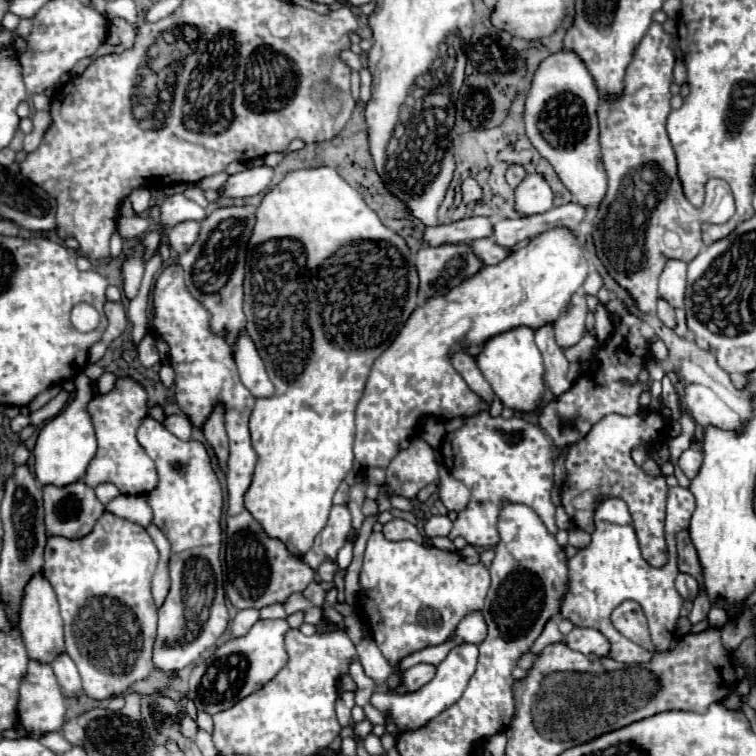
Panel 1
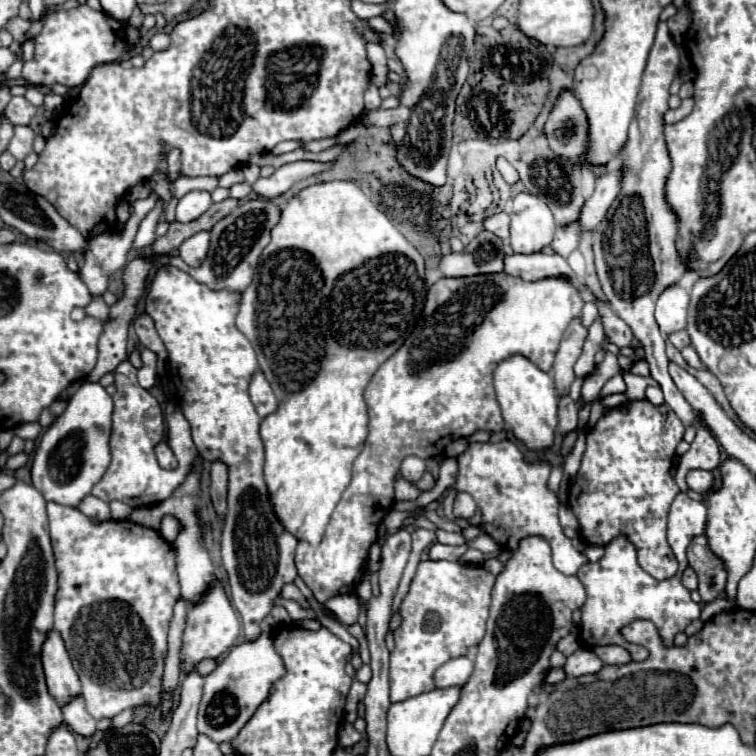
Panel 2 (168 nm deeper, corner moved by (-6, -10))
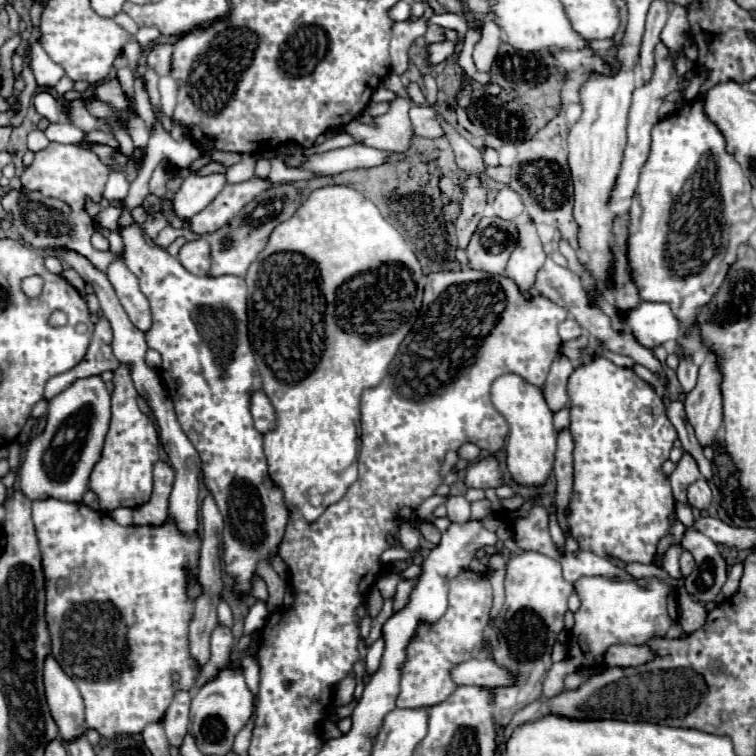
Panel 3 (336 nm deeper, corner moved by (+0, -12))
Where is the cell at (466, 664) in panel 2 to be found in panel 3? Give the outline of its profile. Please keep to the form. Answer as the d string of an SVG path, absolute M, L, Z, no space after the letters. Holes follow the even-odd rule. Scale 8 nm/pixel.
M473 658L465 664L457 664L451 672L455 684L475 684L475 686L505 686L511 684L511 678L489 658Z

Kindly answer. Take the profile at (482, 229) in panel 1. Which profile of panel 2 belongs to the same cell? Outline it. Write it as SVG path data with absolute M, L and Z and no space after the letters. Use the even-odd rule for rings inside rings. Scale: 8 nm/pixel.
M499 212L485 220L485 230L491 230L493 234L499 234L499 238L509 238L509 214Z

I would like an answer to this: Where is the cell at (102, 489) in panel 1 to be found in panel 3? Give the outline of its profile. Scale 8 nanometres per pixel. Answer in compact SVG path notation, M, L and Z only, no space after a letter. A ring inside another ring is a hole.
M125 506L115 508L113 512L109 512L109 516L111 516L117 524L121 524L121 526L129 526L129 524L133 522L133 518L131 518L131 508L125 508Z

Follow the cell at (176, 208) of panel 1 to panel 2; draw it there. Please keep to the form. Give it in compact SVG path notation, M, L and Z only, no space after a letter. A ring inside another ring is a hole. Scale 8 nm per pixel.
M193 190L187 192L179 204L177 204L177 212L175 212L175 220L177 222L191 222L195 218L199 218L203 212L207 212L207 208L211 206L211 194L205 190Z

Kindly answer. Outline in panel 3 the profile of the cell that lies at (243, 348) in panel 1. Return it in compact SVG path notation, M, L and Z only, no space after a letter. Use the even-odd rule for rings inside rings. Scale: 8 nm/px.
M261 390L253 392L253 396L251 396L251 414L253 414L253 420L255 420L255 428L261 434L265 434L267 430L275 428L273 404L269 402L269 398Z

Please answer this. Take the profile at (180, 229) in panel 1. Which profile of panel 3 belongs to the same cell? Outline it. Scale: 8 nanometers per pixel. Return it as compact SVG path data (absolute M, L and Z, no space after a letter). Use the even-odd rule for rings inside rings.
M205 238L187 240L179 250L179 262L185 270L197 276L205 276L209 270L209 242Z

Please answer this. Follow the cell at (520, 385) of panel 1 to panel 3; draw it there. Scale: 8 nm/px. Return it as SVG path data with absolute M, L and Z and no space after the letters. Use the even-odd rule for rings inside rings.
M517 374L499 376L491 386L491 402L507 420L507 468L511 476L525 486L541 486L553 470L557 432L553 426L553 412L545 404L541 388L529 384Z

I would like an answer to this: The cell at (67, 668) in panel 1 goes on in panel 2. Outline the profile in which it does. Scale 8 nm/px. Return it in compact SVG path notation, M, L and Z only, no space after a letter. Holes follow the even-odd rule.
M81 696L71 700L67 706L63 706L63 718L65 718L65 724L69 726L71 732L75 732L75 734L79 734L83 738L93 736L97 720L87 714L85 702L83 702Z

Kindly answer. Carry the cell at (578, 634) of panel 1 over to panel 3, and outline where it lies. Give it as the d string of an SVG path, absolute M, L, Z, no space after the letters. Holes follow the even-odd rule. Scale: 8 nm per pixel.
M613 646L605 652L605 666L639 666L653 658L645 646Z

